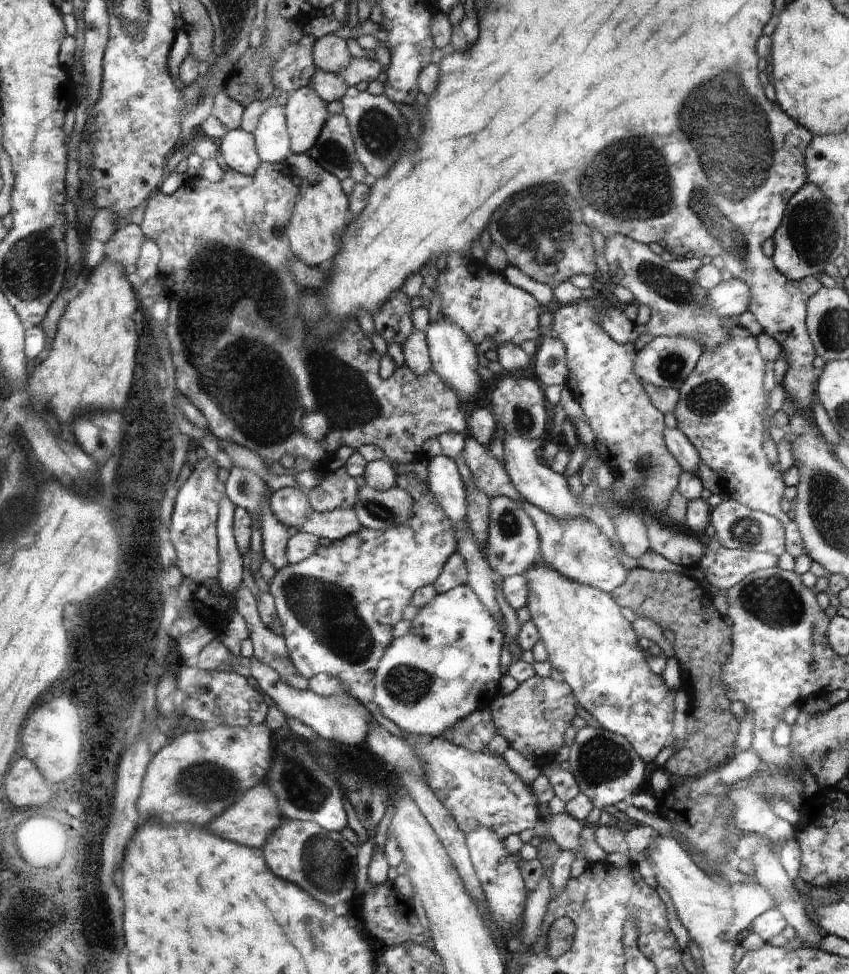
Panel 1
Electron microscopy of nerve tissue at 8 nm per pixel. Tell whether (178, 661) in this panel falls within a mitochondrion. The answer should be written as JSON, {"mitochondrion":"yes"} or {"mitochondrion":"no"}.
{"mitochondrion":"no"}

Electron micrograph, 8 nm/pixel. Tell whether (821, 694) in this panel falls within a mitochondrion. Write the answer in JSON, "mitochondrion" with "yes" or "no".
{"mitochondrion":"no"}

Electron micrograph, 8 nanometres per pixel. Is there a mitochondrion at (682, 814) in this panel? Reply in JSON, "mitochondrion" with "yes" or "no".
{"mitochondrion":"no"}

